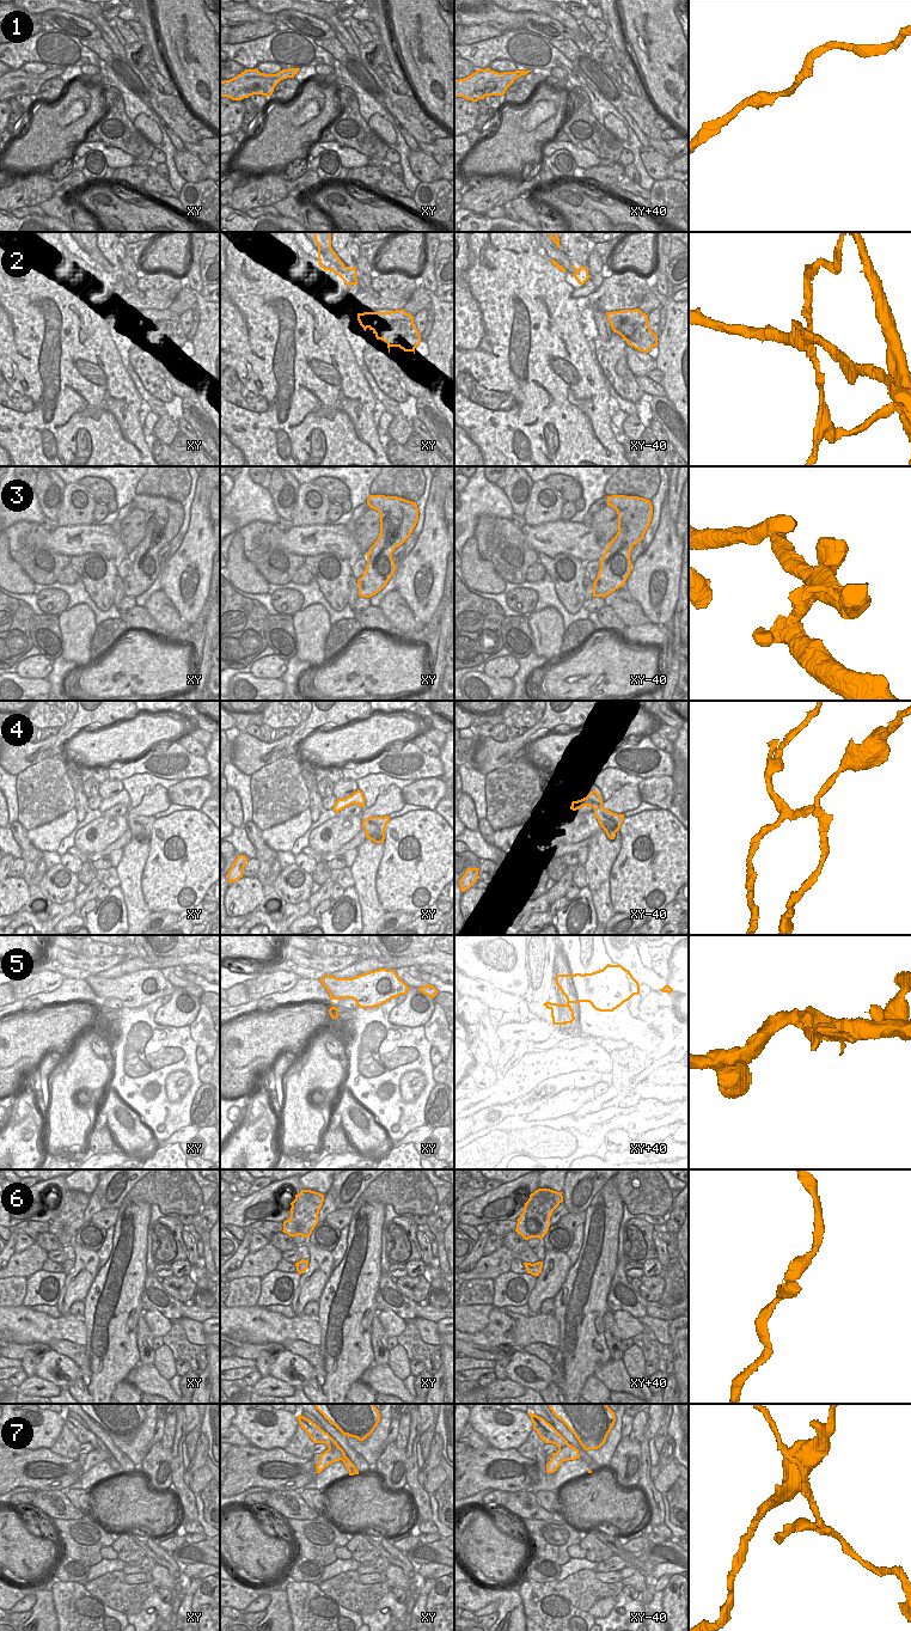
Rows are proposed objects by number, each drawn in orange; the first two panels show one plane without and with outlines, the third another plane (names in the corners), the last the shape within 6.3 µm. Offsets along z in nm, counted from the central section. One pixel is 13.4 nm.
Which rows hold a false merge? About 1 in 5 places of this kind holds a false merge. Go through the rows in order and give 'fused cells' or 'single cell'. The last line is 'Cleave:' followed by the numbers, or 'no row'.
1: single cell
2: fused cells
3: single cell
4: fused cells
5: fused cells
6: single cell
7: fused cells
Cleave: 2, 4, 5, 7

